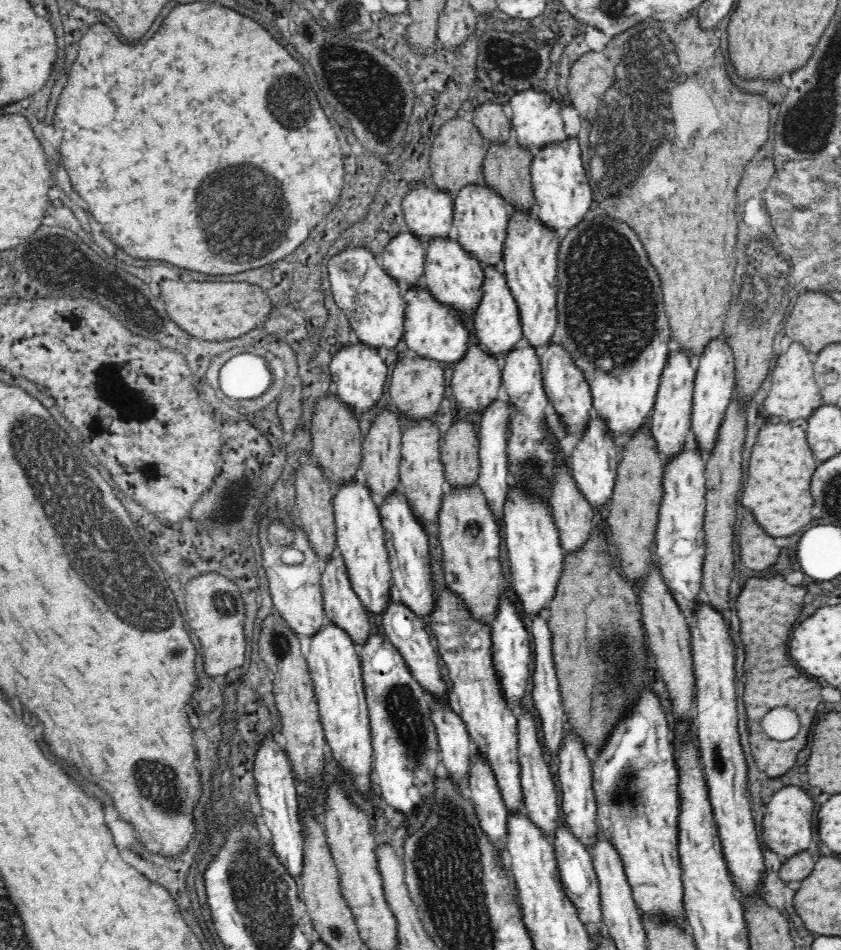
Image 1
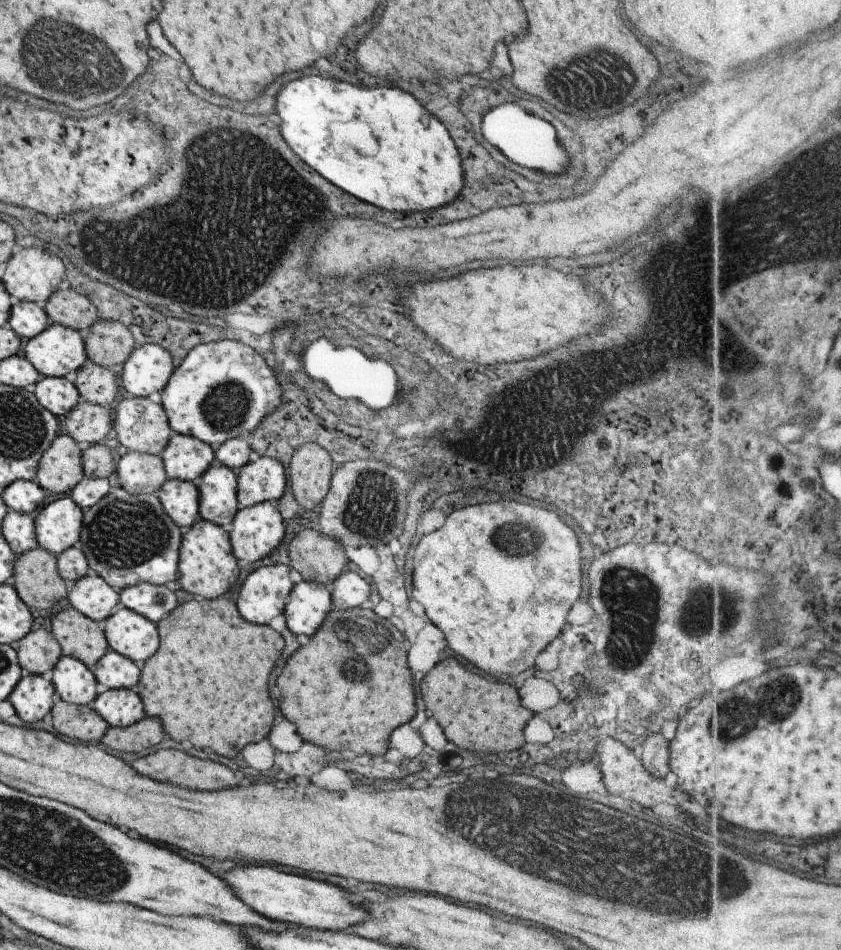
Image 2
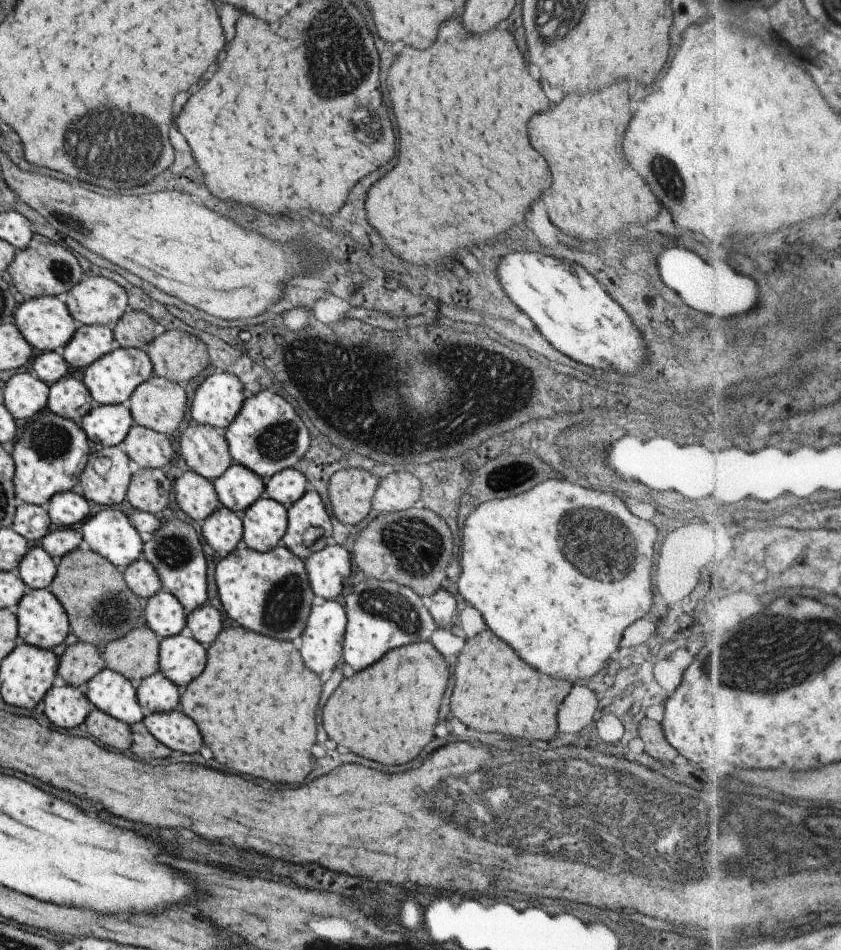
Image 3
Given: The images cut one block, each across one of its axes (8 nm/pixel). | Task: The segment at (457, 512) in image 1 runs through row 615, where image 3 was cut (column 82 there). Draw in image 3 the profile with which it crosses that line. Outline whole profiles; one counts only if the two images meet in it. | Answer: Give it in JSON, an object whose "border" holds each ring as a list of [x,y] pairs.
{"border":[[[102,447],[88,454],[79,482],[72,488],[86,500],[101,506],[113,506],[125,500],[131,480],[129,458],[119,447]]]}

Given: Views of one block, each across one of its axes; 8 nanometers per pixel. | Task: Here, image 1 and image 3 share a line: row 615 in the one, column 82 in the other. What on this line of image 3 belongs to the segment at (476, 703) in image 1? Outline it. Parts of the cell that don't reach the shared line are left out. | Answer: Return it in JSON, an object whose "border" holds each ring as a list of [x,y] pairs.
{"border":[[[47,408],[20,423],[16,439],[7,446],[15,466],[13,492],[23,503],[45,506],[53,494],[71,491],[87,462],[89,446],[80,425],[53,414]]]}

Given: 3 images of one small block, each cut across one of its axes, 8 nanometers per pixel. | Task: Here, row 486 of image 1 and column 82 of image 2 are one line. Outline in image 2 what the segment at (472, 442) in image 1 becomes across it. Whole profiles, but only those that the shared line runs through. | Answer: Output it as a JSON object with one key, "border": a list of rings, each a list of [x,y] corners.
{"border":[[[97,443],[81,447],[81,470],[87,478],[106,478],[115,470],[115,456],[105,445]]]}

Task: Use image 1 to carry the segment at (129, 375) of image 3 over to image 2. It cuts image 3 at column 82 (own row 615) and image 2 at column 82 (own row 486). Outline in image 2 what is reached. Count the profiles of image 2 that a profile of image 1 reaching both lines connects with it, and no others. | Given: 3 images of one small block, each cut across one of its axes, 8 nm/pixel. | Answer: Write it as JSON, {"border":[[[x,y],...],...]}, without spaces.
{"border":[[[49,324],[25,344],[24,356],[41,377],[63,377],[85,362],[81,336],[73,329]]]}

